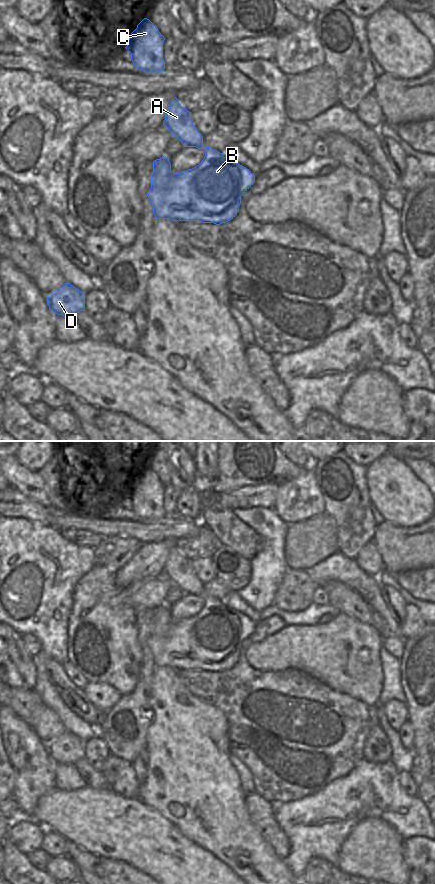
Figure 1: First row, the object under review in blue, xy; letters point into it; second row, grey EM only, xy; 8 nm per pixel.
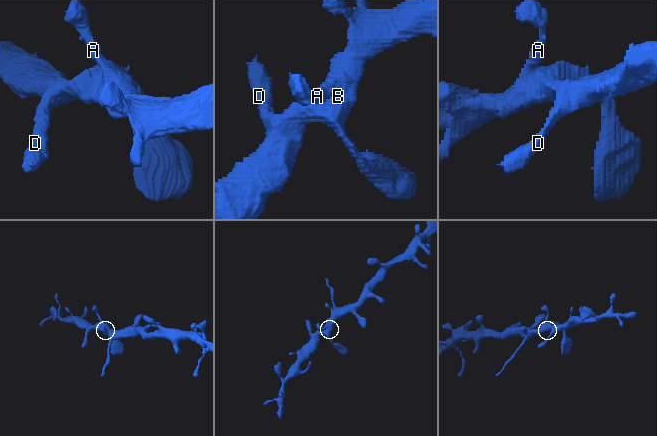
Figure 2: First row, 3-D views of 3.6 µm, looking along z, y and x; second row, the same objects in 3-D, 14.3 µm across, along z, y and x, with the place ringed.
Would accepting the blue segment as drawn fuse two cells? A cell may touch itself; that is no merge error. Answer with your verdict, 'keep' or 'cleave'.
keep

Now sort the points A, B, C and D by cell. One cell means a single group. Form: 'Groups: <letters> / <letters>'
Groups: A B C D.

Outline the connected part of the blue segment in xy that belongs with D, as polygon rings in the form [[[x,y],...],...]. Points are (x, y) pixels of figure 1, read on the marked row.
[[[65,283],[47,295],[49,309],[64,317],[75,317],[80,311],[85,311],[85,293]]]

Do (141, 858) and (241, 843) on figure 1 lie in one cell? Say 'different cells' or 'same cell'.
different cells

